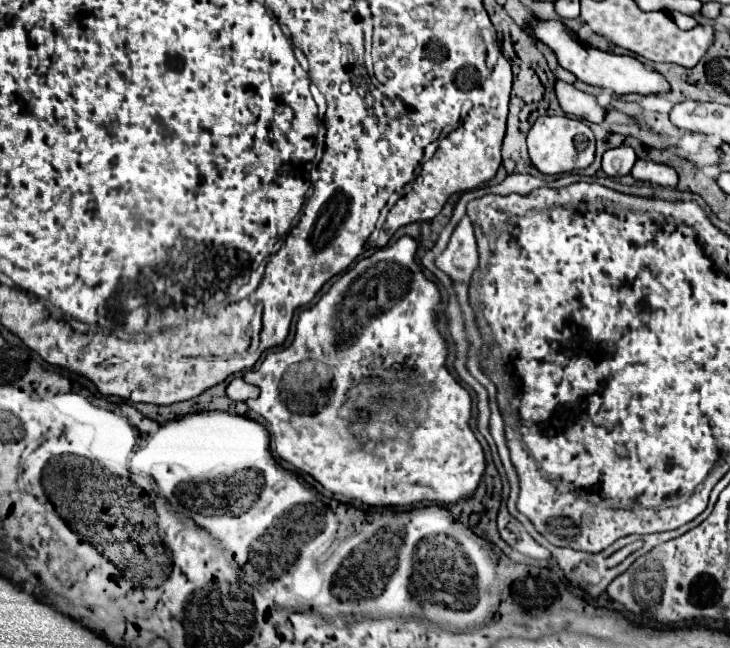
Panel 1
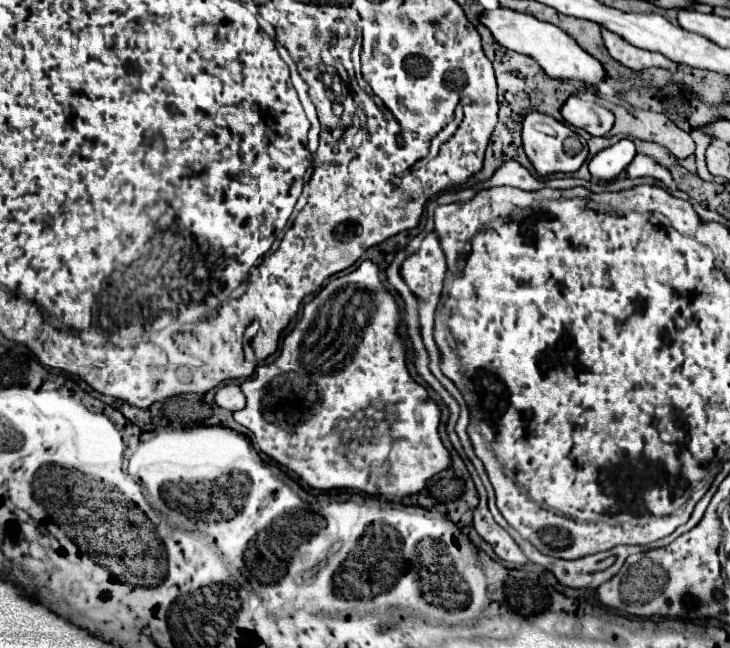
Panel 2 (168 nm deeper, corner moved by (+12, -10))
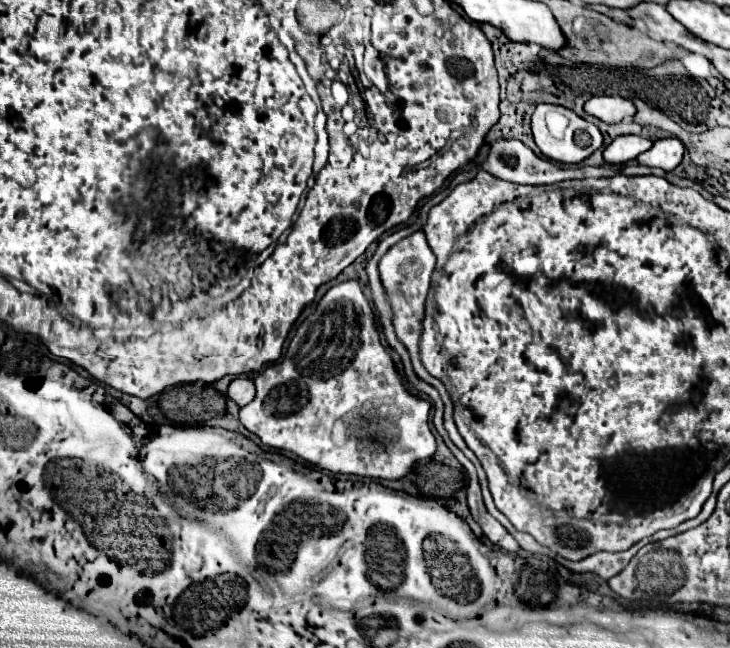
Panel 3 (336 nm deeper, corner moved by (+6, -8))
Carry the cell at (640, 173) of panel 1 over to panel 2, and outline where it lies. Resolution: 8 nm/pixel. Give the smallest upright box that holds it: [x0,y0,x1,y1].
[626,154,672,188]

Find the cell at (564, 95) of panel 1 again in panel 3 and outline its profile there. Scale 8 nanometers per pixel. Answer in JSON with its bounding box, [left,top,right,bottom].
[584,96,636,122]

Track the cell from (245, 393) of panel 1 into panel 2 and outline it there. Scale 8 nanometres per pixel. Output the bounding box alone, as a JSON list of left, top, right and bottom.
[216,384,246,412]

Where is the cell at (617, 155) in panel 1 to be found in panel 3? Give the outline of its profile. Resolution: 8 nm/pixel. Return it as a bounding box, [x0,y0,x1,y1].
[604,136,652,164]

